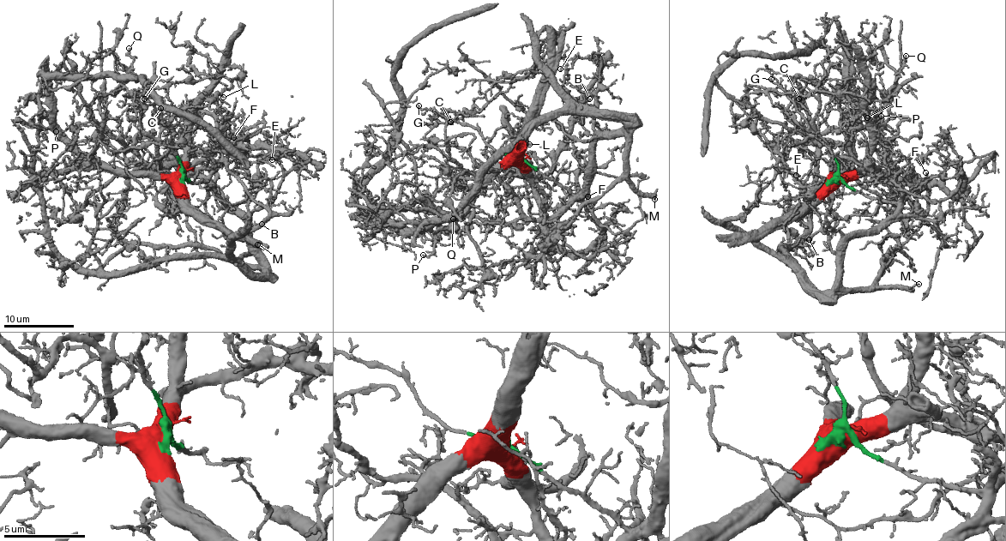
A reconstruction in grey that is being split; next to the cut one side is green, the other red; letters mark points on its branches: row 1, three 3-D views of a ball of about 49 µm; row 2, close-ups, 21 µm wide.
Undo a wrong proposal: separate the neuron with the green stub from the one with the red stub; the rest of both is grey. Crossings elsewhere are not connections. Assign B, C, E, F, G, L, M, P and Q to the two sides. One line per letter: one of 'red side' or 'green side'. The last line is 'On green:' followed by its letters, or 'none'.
B: red side
C: red side
E: red side
F: green side
G: green side
L: red side
M: green side
P: red side
Q: red side
On green: F, G, M

